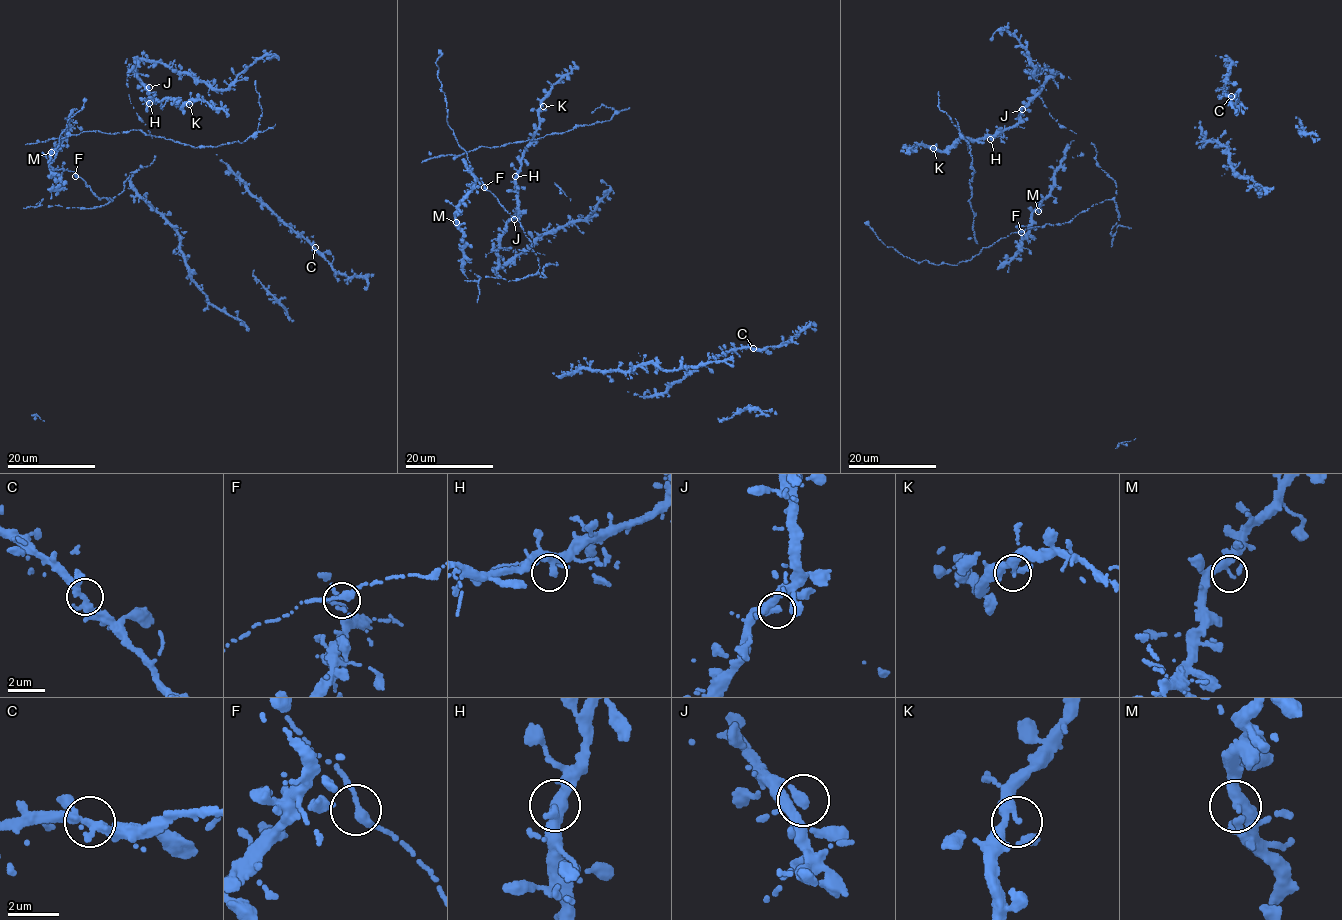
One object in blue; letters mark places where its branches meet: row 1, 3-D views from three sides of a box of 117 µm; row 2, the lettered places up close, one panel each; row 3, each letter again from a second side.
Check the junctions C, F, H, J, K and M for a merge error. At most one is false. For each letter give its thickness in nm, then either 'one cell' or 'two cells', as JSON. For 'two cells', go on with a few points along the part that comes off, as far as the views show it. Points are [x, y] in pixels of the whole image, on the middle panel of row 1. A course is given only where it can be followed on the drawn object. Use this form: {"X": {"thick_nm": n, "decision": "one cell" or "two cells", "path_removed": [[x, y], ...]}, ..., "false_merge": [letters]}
{"C": {"thick_nm": 360, "decision": "one cell"}, "F": {"thick_nm": 280, "decision": "one cell"}, "H": {"thick_nm": 280, "decision": "one cell"}, "J": {"thick_nm": 260, "decision": "one cell"}, "K": {"thick_nm": 240, "decision": "one cell"}, "M": {"thick_nm": 260, "decision": "one cell"}, "false_merge": []}

